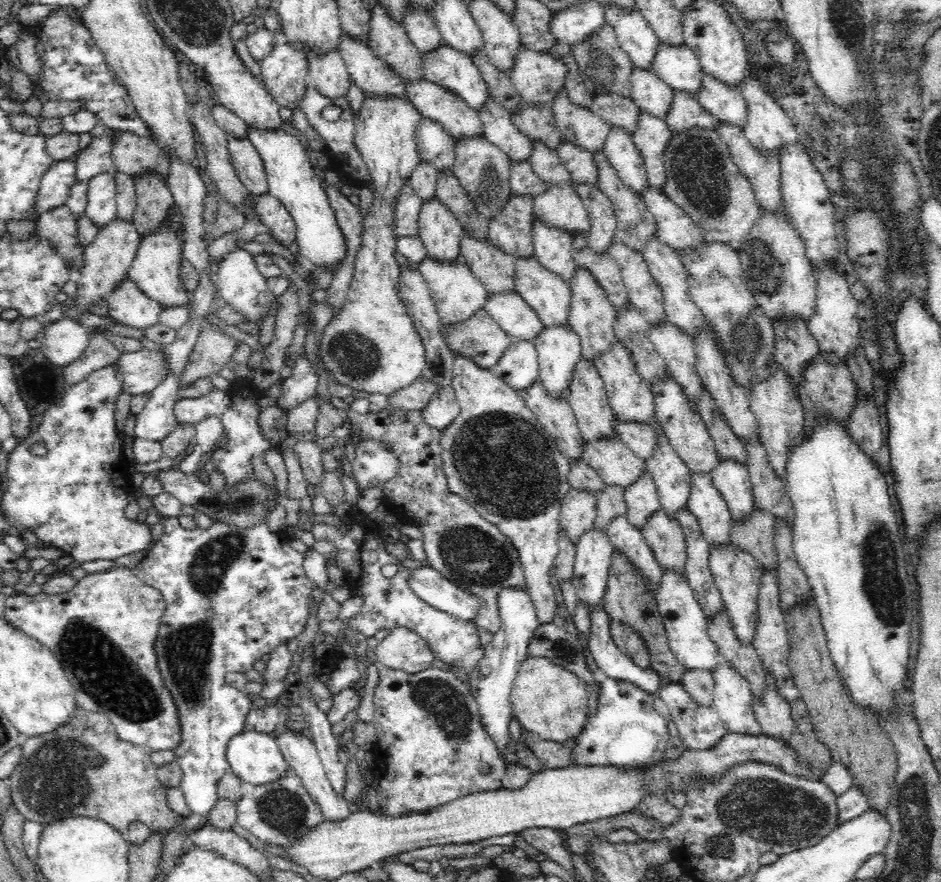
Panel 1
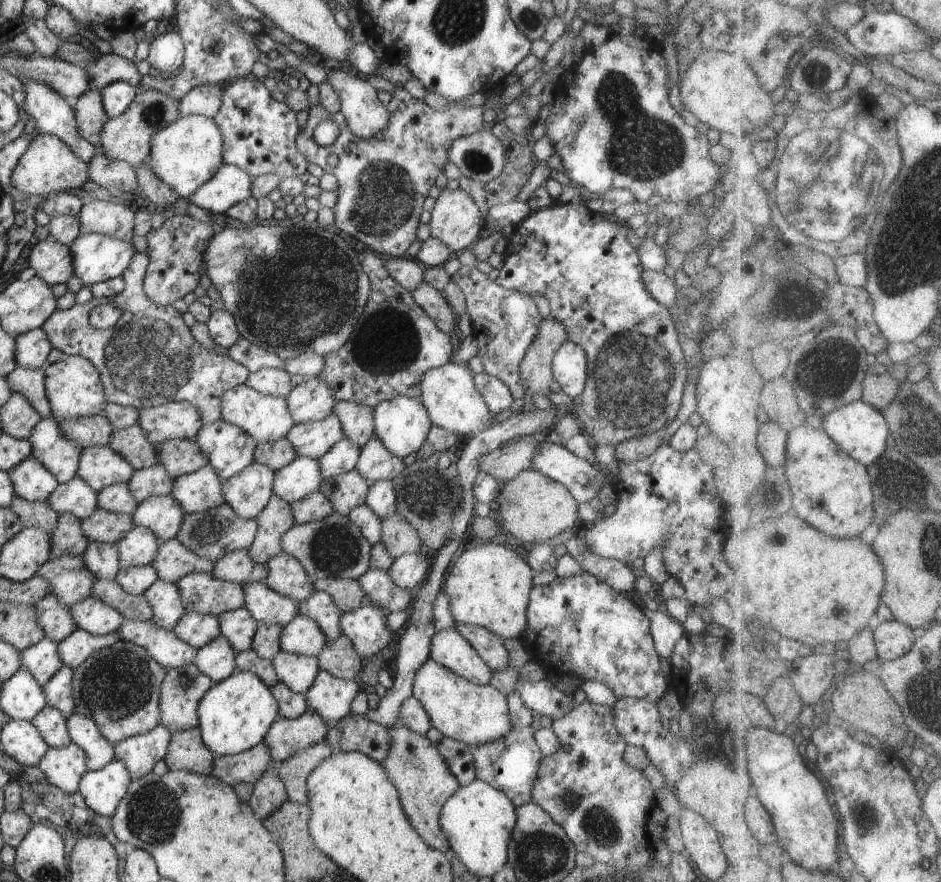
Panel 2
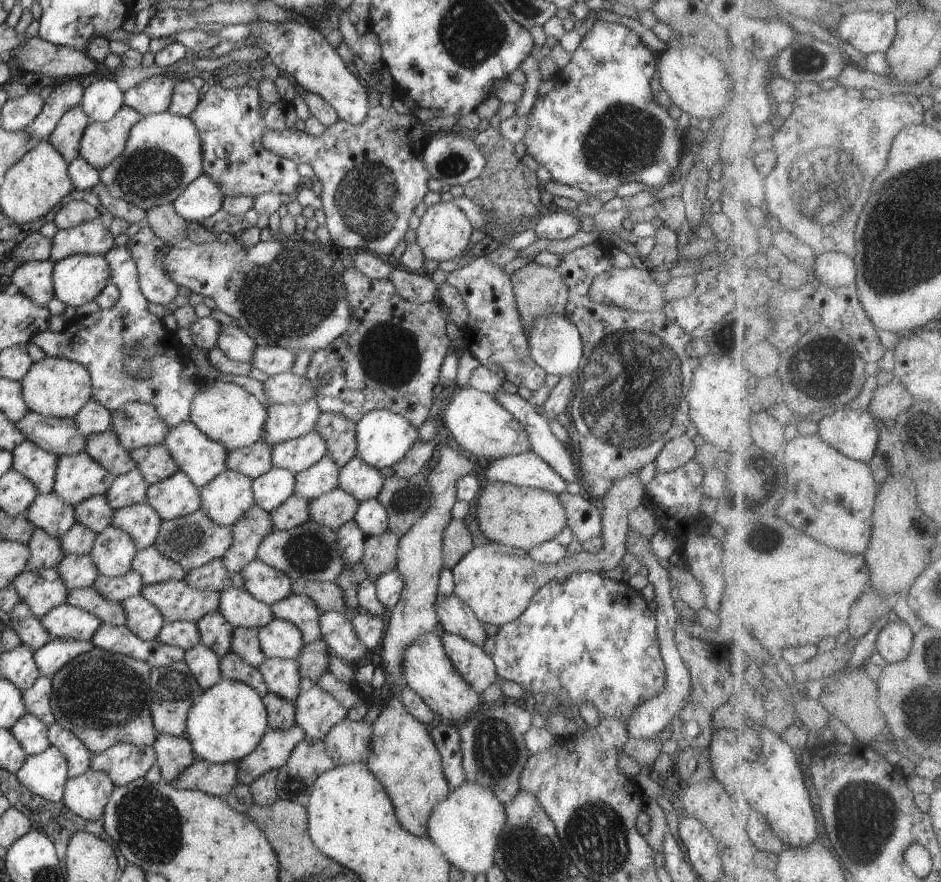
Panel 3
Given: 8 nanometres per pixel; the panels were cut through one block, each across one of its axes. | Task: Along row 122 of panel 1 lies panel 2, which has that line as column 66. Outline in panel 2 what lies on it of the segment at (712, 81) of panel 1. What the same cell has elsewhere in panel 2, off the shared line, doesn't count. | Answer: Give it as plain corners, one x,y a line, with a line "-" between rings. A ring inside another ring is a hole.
46,705
30,722
40,731
49,747
63,747
71,743
66,719
57,708

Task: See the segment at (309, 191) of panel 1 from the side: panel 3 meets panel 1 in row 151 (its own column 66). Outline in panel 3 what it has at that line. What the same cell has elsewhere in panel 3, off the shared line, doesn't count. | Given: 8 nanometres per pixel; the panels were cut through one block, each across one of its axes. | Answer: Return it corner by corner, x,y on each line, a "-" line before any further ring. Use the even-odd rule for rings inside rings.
74,254
54,264
54,296
65,306
82,306
102,292
110,283
110,264
104,256

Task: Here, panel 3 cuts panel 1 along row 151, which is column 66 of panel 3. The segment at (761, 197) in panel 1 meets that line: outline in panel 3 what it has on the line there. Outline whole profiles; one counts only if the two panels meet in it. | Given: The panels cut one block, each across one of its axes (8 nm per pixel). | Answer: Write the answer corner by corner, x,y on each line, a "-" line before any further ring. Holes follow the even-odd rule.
55,723
48,728
48,740
50,740
50,747
59,748
60,752
66,756
68,778
81,776
90,769
93,754
72,732
64,730

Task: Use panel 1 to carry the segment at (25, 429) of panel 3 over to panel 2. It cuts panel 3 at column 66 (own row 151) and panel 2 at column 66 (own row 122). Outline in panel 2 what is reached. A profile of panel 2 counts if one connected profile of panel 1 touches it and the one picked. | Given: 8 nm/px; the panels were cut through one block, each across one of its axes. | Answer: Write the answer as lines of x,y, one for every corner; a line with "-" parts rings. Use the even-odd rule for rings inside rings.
103,414
75,419
59,419
60,432
76,441
81,449
93,446
106,446
114,428

